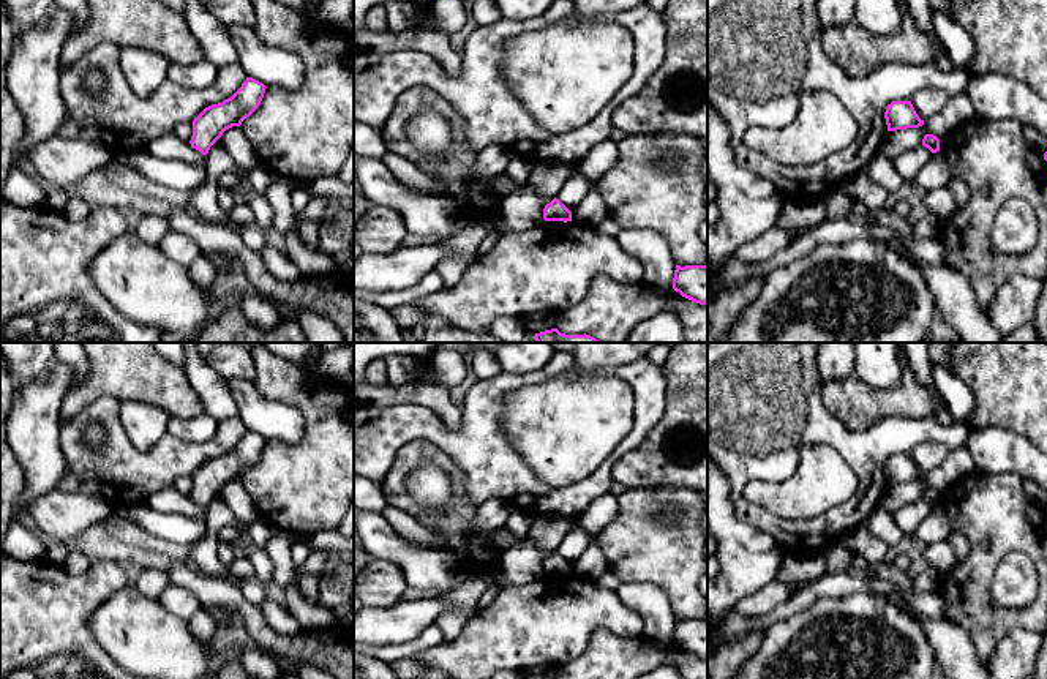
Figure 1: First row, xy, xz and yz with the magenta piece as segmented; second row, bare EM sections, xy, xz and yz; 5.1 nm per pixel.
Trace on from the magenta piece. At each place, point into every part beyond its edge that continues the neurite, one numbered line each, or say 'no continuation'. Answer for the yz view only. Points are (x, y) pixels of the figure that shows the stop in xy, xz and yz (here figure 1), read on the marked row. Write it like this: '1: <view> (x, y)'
no continuation

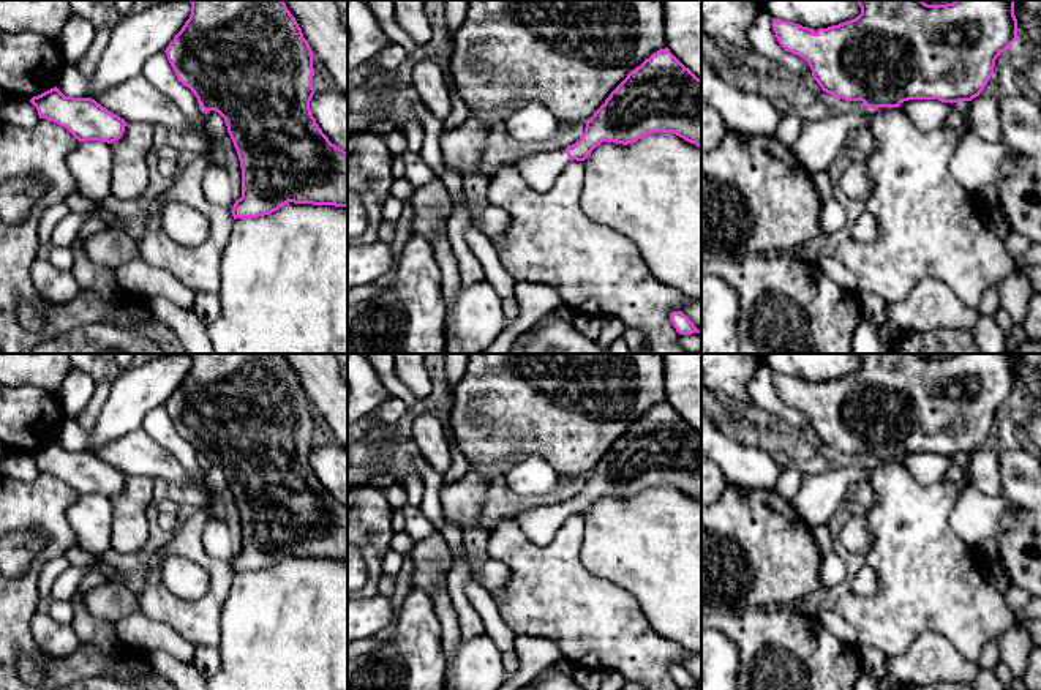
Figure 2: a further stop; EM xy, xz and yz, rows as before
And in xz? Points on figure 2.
1: xz (541, 171)

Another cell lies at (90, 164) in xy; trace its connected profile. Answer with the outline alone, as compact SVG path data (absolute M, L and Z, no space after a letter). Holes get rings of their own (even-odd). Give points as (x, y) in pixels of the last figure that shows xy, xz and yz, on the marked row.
M81 142L66 163L81 194L96 204L112 194L112 150L107 142Z

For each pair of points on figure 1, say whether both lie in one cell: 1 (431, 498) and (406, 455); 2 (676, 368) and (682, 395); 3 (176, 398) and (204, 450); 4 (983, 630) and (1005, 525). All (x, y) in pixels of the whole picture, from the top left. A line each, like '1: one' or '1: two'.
1: two
2: one
3: two
4: one

